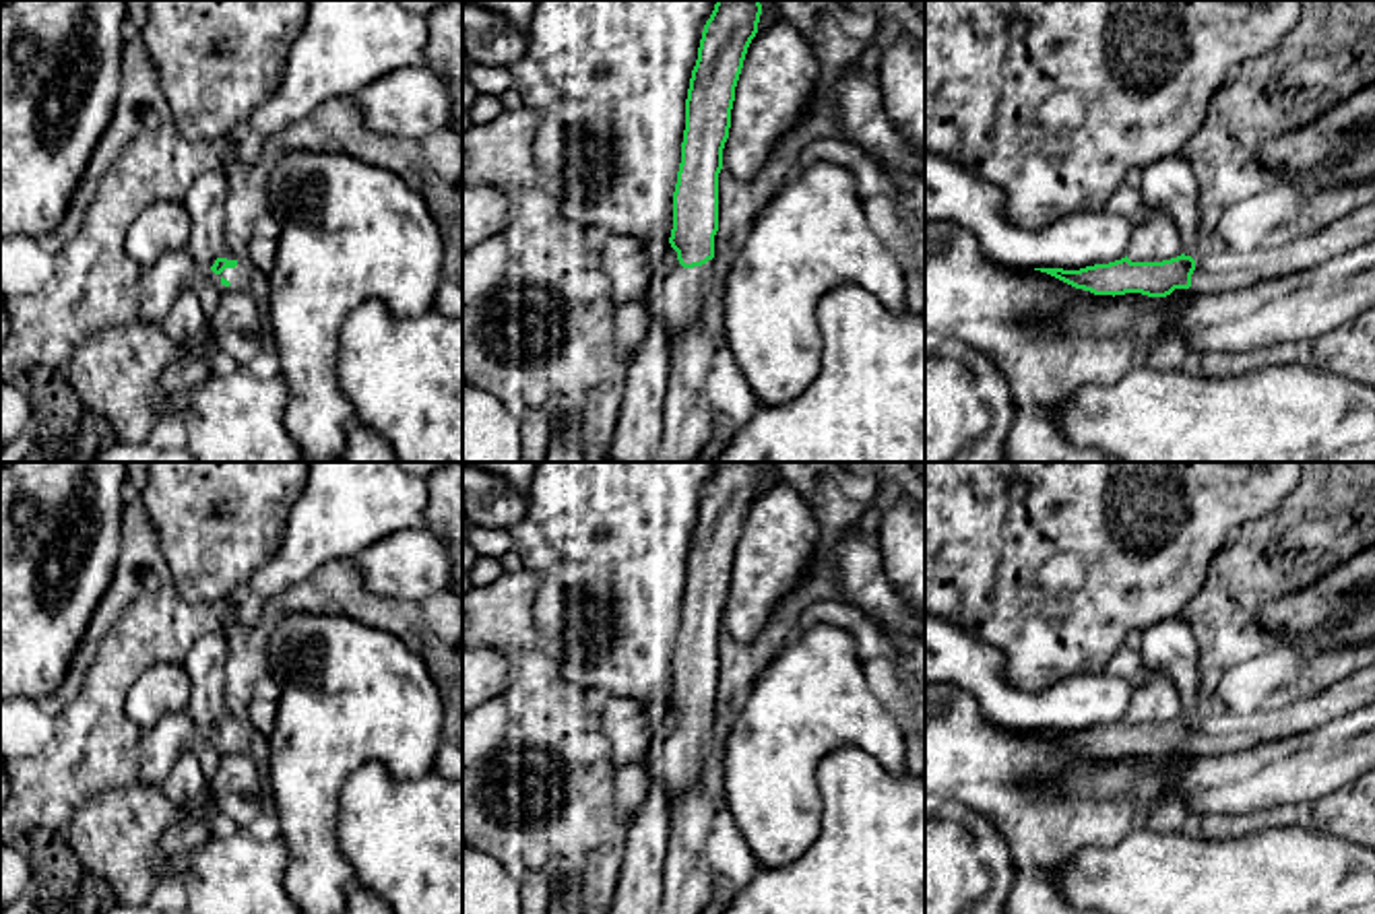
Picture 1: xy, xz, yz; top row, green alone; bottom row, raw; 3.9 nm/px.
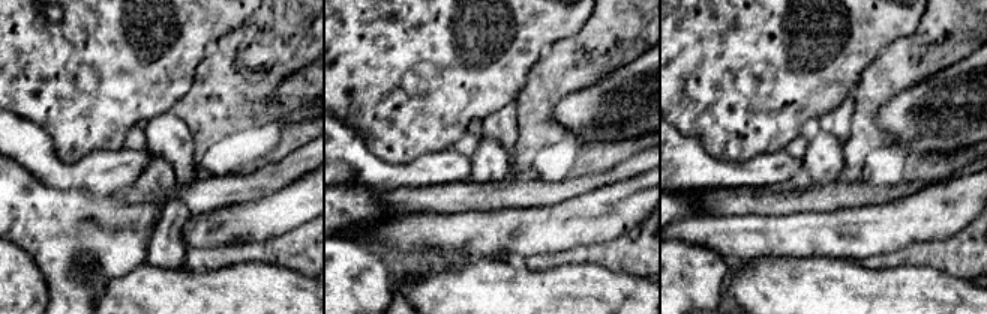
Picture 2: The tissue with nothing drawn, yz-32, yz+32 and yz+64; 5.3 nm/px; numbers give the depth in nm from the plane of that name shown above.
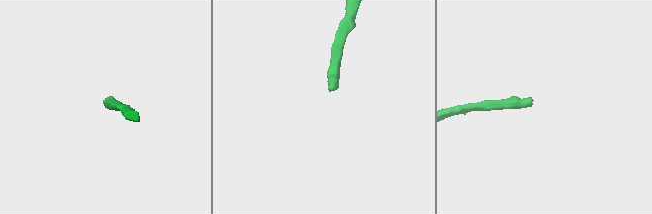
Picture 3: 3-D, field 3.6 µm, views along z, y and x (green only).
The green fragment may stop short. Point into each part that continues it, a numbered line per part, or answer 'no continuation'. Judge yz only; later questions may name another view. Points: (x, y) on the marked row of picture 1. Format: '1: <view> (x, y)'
1: yz (1217, 271)

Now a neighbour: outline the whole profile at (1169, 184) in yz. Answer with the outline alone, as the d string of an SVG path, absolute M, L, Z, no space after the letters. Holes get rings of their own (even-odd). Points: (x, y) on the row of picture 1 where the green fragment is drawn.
M1181 153L1144 169L1140 192L1146 206L1160 208L1173 219L1185 256L1208 248L1200 237L1197 182Z

